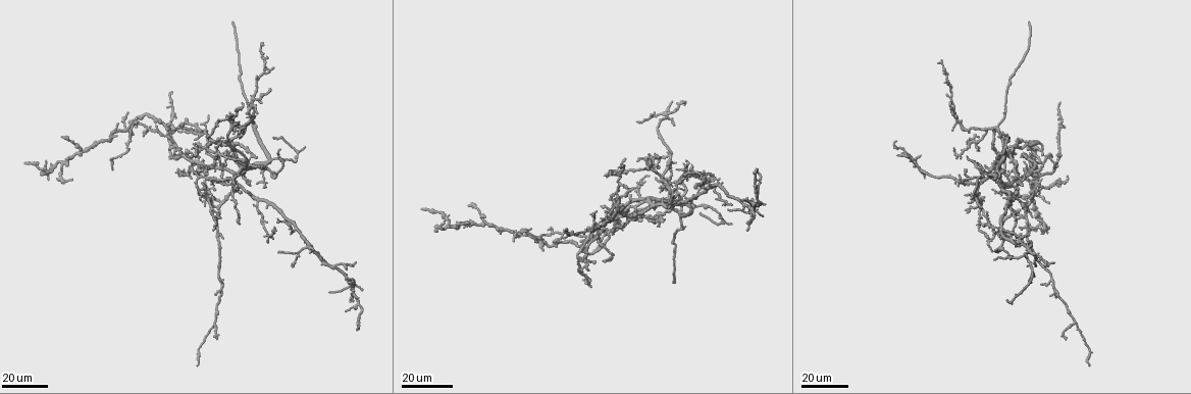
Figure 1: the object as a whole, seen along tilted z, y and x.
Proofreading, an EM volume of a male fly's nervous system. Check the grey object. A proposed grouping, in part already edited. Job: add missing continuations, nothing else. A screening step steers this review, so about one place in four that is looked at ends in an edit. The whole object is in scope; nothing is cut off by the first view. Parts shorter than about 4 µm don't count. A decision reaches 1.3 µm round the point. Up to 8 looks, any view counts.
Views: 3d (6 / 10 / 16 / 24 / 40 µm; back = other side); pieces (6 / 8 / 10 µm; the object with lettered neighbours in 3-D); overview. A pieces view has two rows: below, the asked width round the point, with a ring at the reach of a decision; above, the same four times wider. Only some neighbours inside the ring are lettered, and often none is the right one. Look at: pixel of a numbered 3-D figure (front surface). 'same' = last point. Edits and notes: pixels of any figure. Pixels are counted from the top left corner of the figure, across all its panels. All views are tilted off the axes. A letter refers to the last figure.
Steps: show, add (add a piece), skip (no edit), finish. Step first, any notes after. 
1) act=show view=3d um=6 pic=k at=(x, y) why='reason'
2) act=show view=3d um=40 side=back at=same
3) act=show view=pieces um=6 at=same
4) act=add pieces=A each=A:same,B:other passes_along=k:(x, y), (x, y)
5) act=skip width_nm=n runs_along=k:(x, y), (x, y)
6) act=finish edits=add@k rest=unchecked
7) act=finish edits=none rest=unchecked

act=show view=3d um=24 pic=1 at=(233, 22) why='end of a long branch'

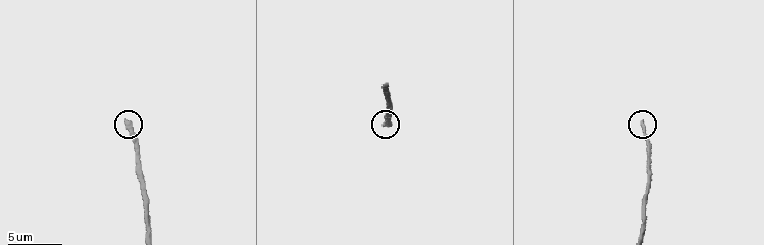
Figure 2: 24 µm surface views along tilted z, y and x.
act=show view=pieces um=8 pic=2 at=(643, 123)

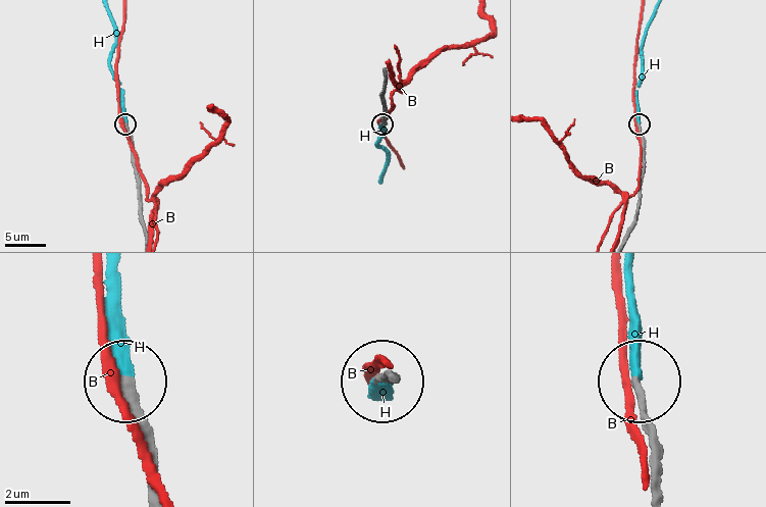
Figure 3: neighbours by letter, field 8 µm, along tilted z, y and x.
act=add pieces=H each=B:other,H:same passes_along=3:(655, 455), (635, 379), (629, 274) found='it goes on there'

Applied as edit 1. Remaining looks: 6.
act=show view=overview

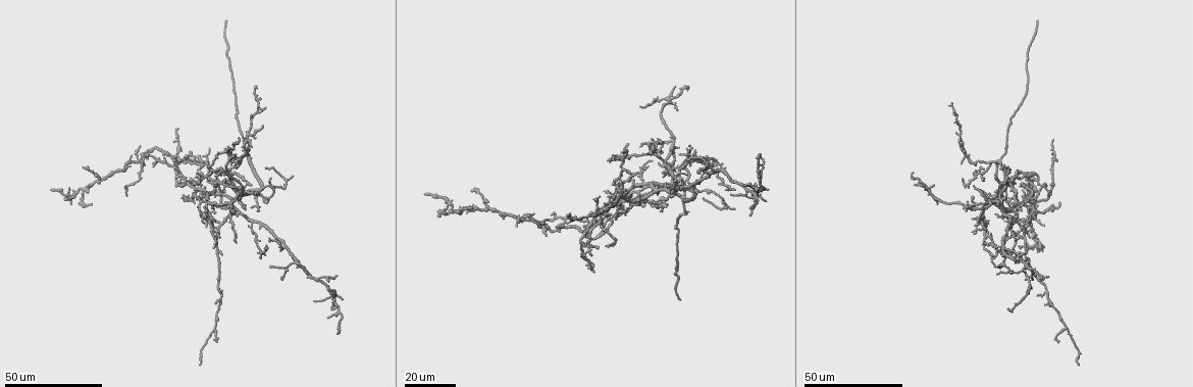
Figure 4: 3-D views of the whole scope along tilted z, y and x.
act=show view=3d um=40 pic=4 at=(209, 173) why='tapers out'

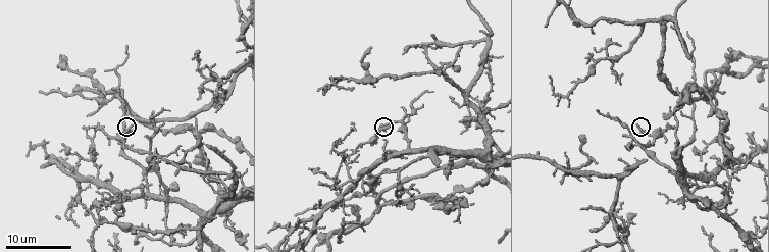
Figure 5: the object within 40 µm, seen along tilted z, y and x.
act=show view=pieces um=8 pic=5 at=(386, 122)

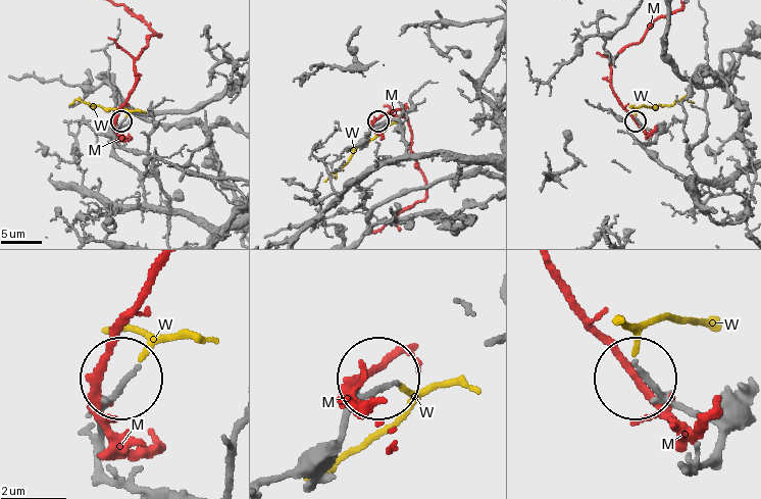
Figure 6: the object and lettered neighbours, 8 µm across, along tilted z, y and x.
act=skip width_nm=150 each=M:other,W:other runs_along=6:(99, 436), (127, 384) found='none of them fits'

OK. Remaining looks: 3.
act=show view=3d um=24 pic=5 at=(434, 35) why='an open end'

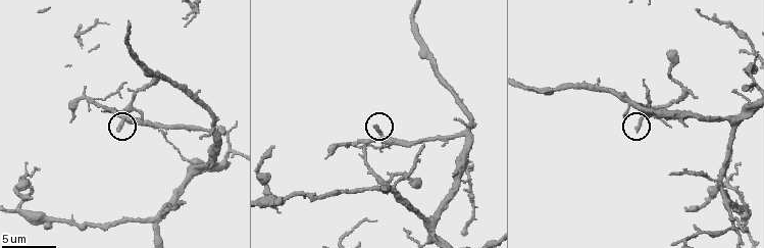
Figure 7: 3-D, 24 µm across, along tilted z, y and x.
act=show view=pieces um=6 pic=7 at=(375, 127)

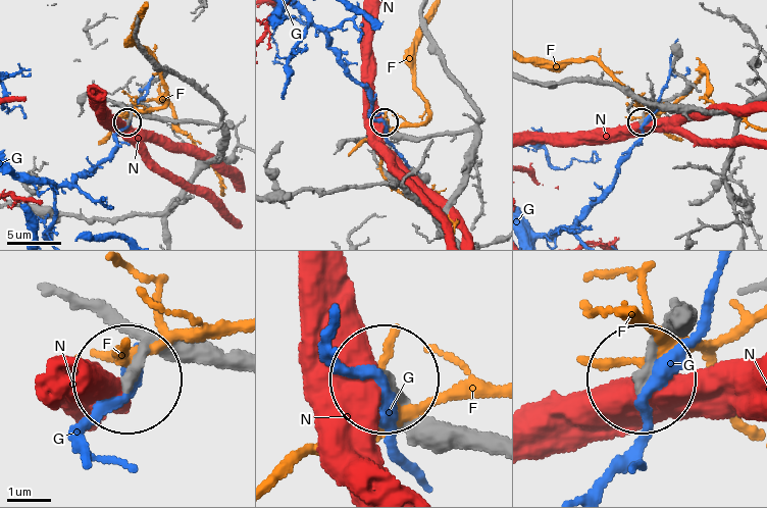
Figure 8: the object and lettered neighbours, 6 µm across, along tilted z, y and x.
act=skip each=F:other,G:other,N:other found='no lettered piece goes on from it'

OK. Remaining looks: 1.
act=finish edits=add@3 rest=unchecked

